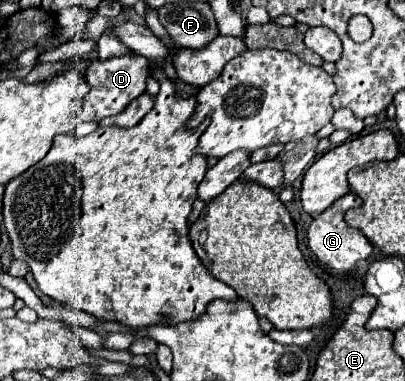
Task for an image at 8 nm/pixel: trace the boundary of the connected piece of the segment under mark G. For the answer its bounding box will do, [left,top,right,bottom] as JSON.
[307,192,373,272]

